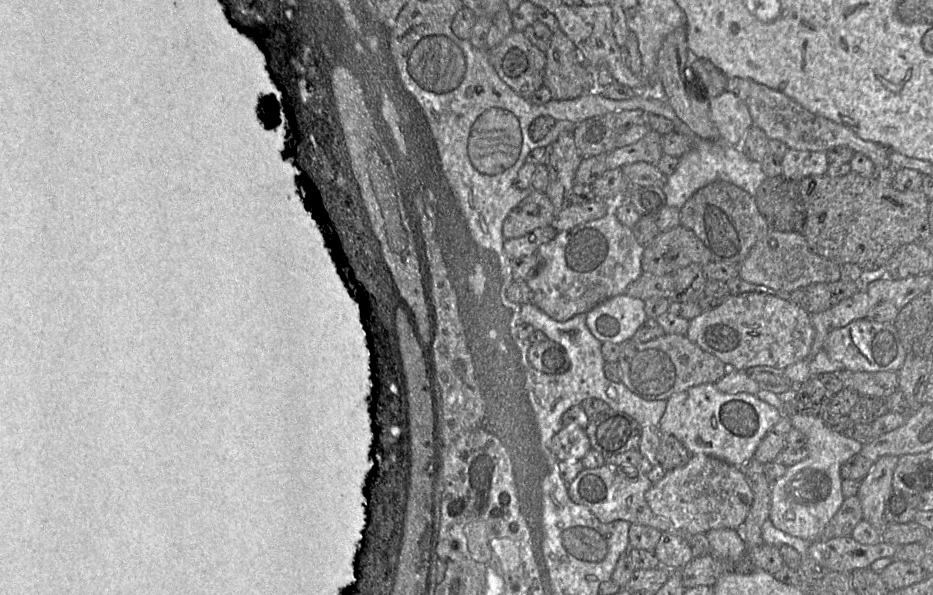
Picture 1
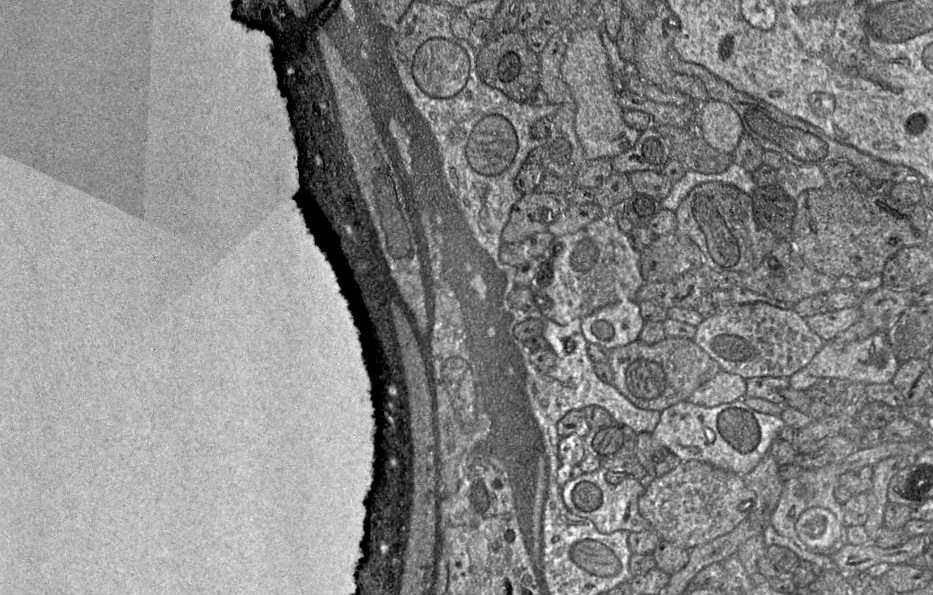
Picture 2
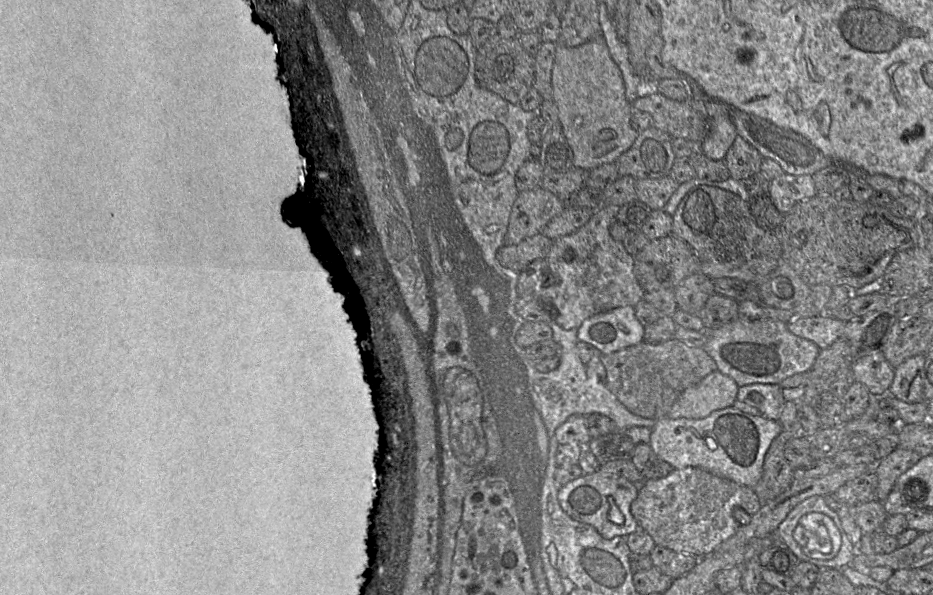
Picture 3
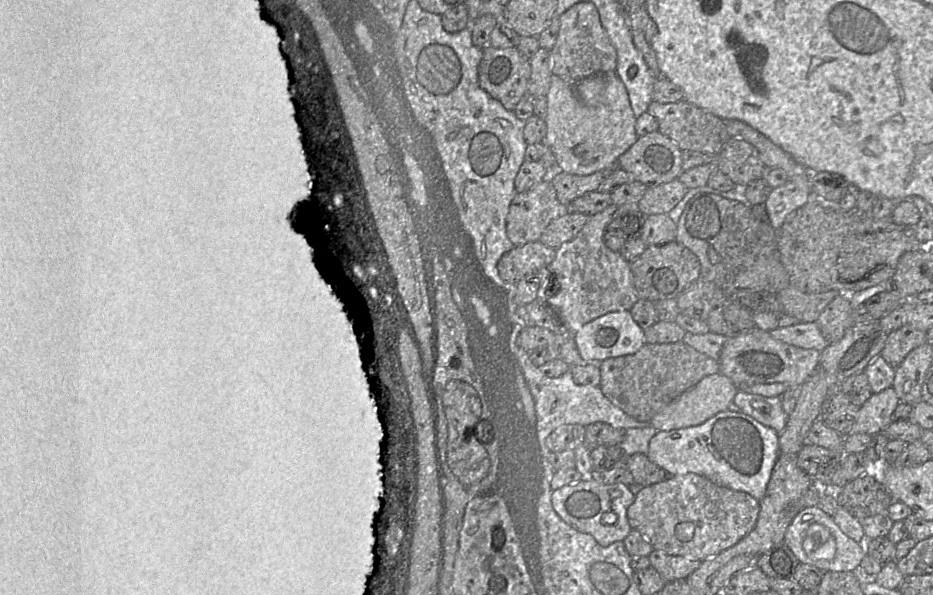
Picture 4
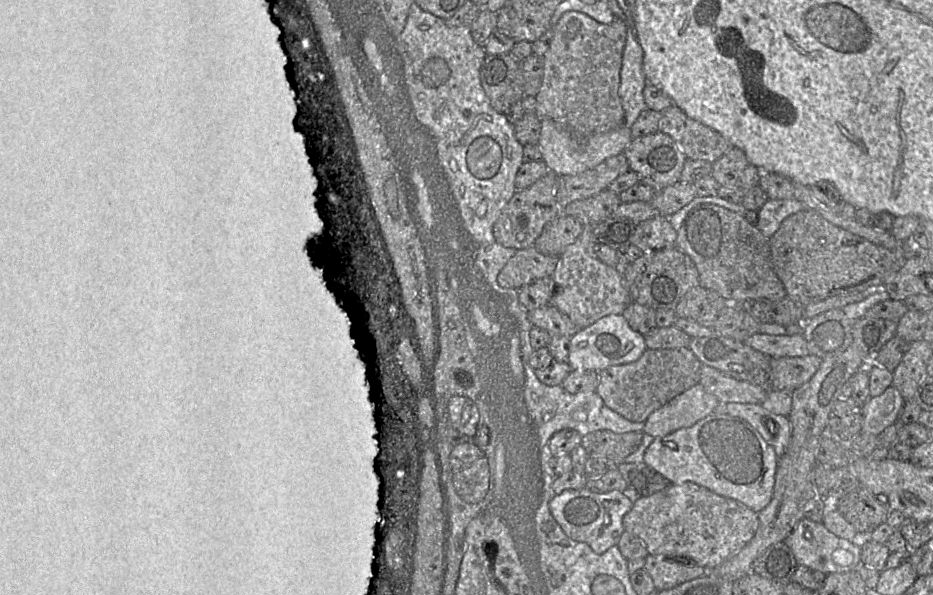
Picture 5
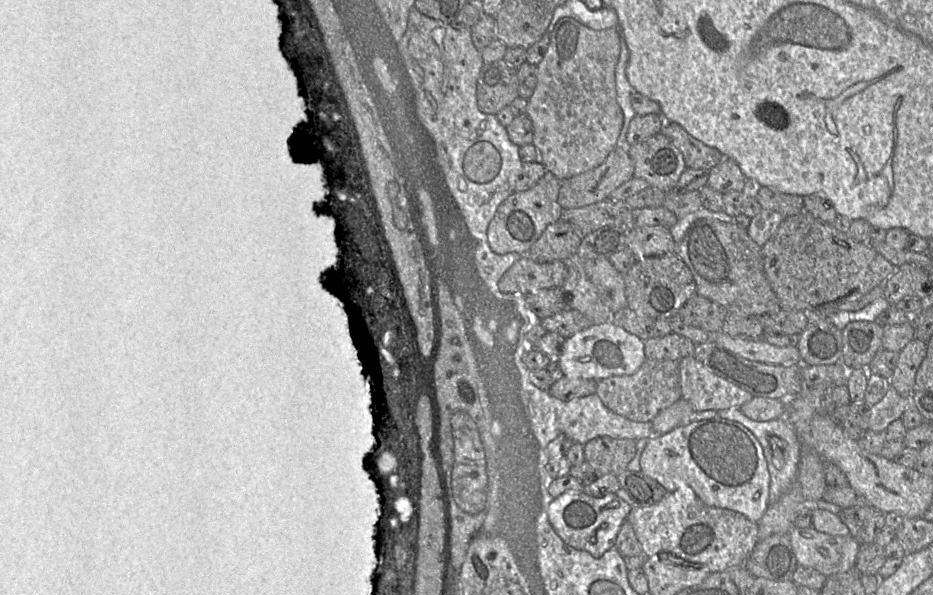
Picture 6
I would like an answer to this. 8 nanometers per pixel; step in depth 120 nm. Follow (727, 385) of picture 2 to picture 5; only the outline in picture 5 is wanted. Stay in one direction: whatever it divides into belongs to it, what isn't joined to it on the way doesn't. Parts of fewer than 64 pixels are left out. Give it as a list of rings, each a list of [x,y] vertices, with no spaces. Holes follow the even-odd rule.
[[[698,383],[652,412],[646,419],[644,433],[663,437],[688,428],[720,408],[718,398]]]

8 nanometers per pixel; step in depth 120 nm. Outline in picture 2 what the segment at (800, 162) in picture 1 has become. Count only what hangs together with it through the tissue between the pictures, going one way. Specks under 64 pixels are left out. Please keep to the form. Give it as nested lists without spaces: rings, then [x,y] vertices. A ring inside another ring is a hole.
[[[785,161],[776,171],[776,184],[789,197],[796,199],[802,192],[822,188],[828,182],[821,166],[797,166]]]

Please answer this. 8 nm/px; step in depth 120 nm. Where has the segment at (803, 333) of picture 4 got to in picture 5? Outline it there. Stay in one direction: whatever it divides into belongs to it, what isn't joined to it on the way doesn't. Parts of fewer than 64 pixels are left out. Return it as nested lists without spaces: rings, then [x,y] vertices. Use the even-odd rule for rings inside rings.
[[[757,333],[746,339],[746,344],[771,358],[803,357],[809,354],[803,334],[768,335]]]

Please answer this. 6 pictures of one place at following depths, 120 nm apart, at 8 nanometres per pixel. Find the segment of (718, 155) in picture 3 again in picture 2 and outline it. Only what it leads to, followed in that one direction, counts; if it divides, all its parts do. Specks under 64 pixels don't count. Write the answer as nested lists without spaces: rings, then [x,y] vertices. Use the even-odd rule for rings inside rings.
[[[709,99],[699,105],[693,127],[712,148],[732,154],[744,133],[739,114],[729,105]]]

